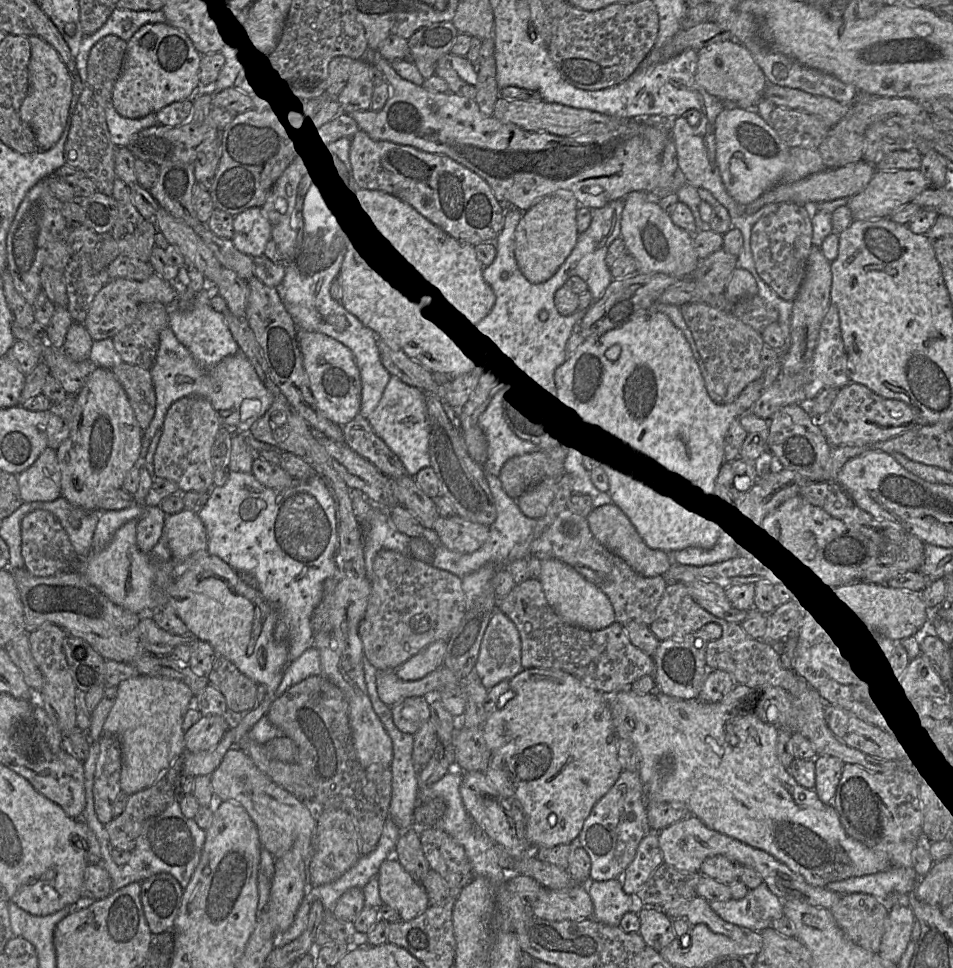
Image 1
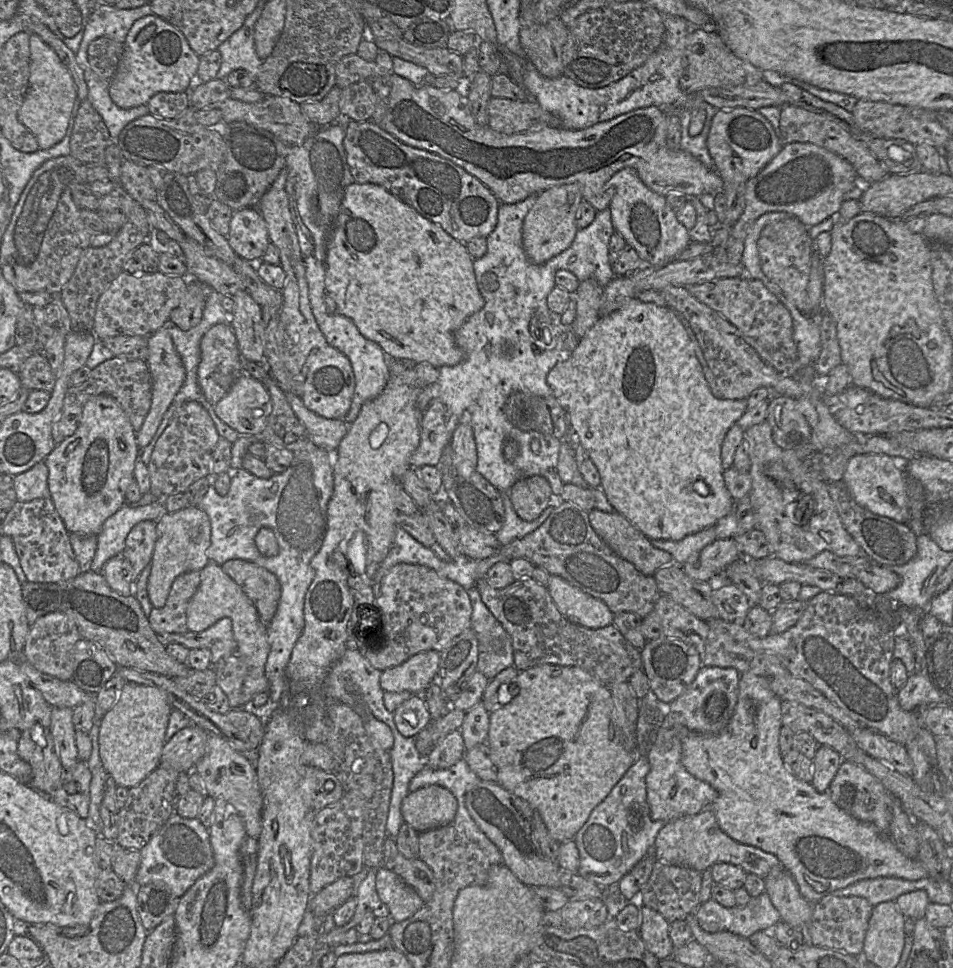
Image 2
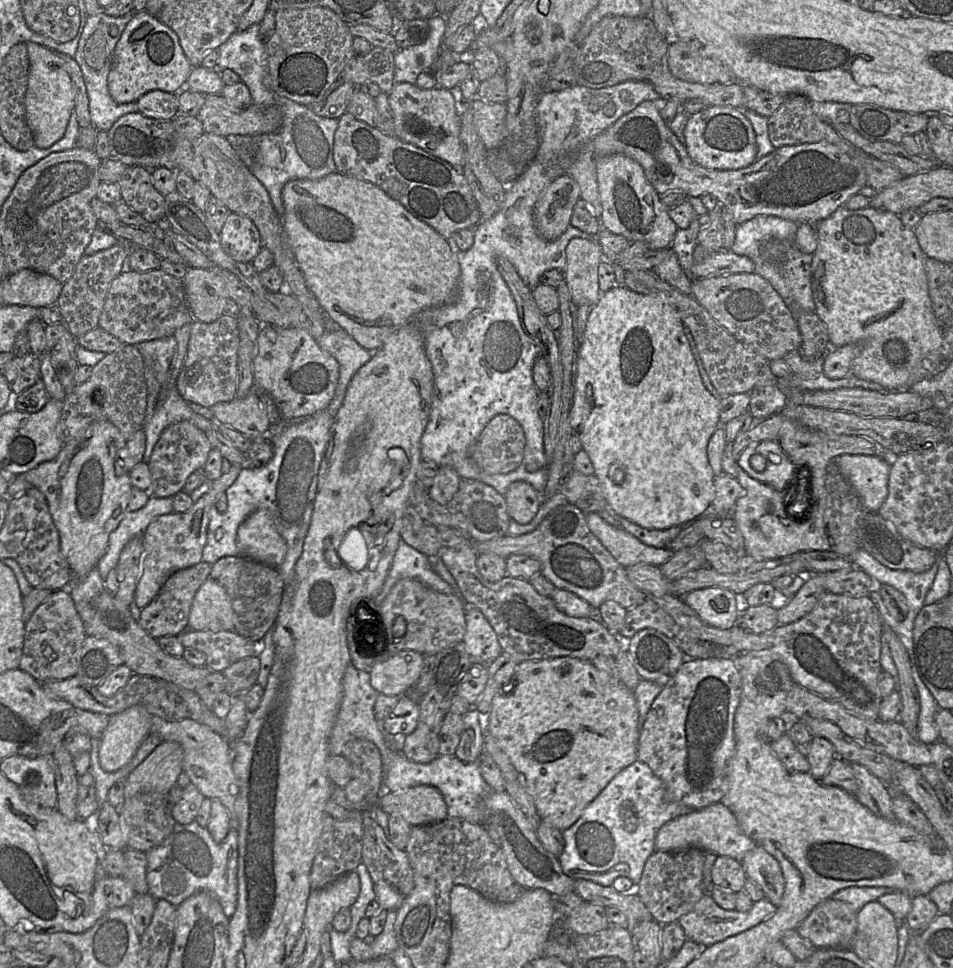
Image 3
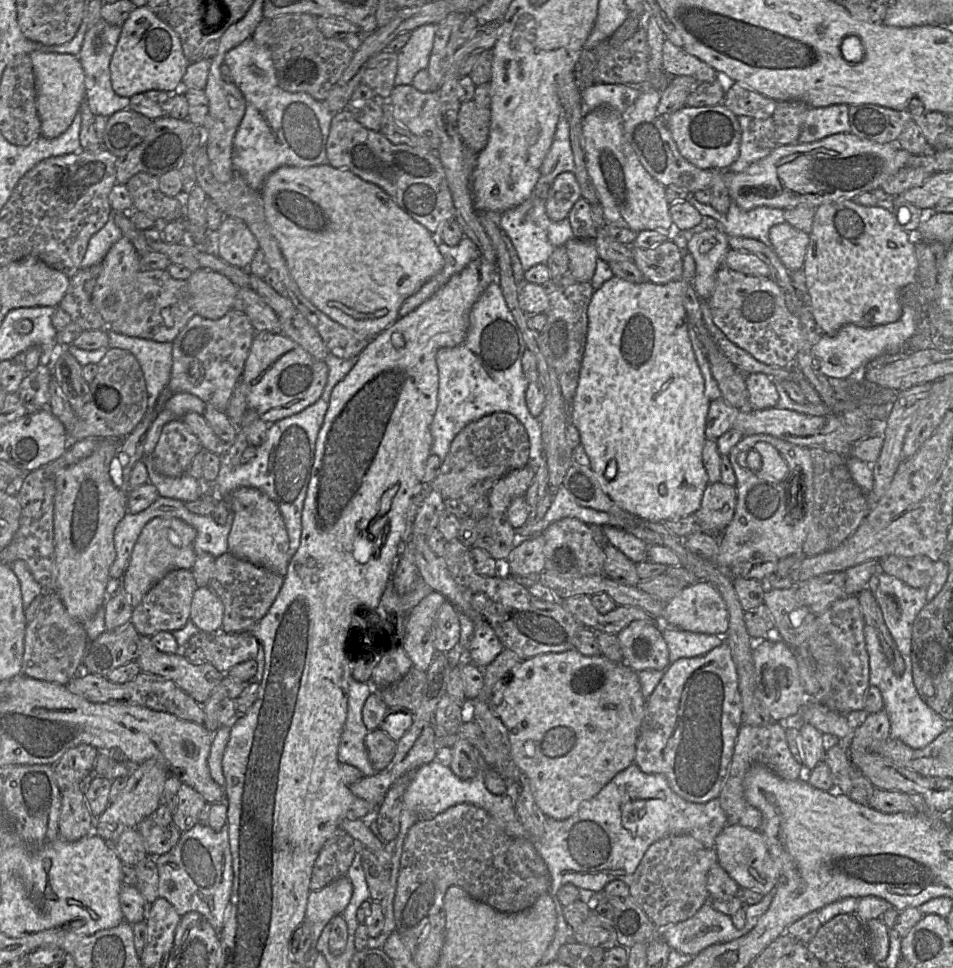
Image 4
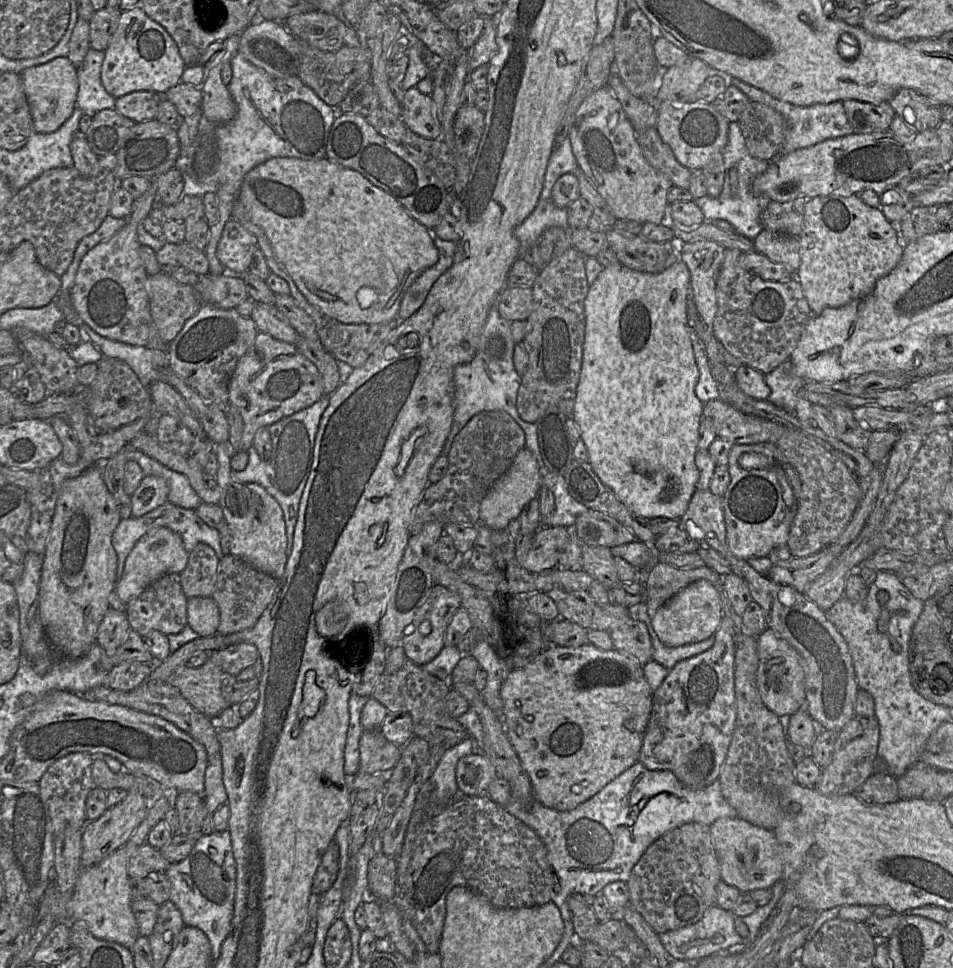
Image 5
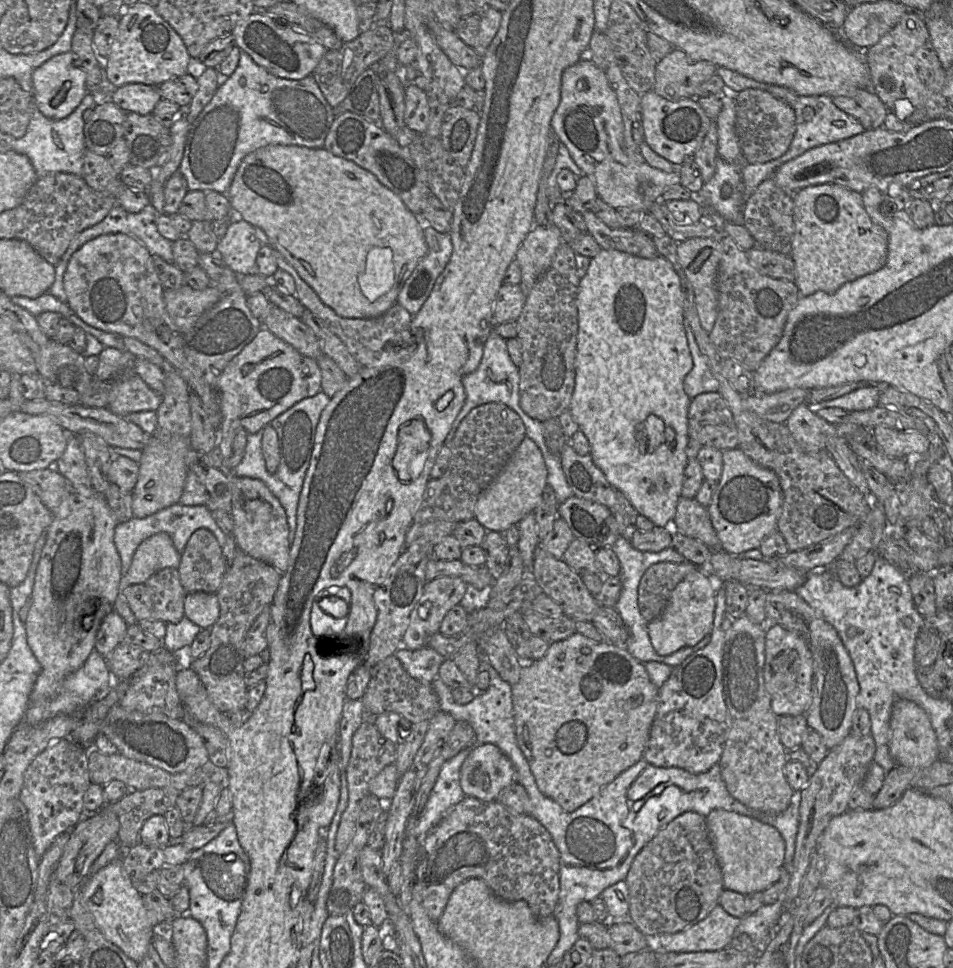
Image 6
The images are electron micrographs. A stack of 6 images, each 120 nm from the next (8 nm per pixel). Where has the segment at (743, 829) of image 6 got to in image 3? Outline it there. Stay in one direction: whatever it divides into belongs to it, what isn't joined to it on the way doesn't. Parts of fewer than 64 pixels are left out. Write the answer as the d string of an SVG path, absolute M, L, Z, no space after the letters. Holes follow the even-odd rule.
M756 845L740 861L747 879L753 881L763 892L764 898L775 907L784 894L785 881L778 861L761 846Z

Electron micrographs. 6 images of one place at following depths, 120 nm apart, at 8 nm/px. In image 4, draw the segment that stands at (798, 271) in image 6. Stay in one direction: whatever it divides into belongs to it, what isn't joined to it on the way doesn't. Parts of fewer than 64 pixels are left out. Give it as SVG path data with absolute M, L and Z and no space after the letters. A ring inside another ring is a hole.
M853 199L816 208L803 272L810 296L810 310L823 334L833 336L846 324L871 327L896 321L902 314L901 291L916 284L915 238L896 222L888 205L864 206Z

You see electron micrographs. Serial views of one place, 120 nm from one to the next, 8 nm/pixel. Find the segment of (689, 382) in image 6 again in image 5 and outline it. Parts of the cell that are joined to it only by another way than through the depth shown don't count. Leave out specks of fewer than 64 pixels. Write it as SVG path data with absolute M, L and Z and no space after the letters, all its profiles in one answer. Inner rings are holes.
M688 326L689 336L693 346L695 360L699 369L699 379L695 386L695 394L699 400L706 403L713 399L720 398L718 385L711 373L708 358L699 342L694 328Z

